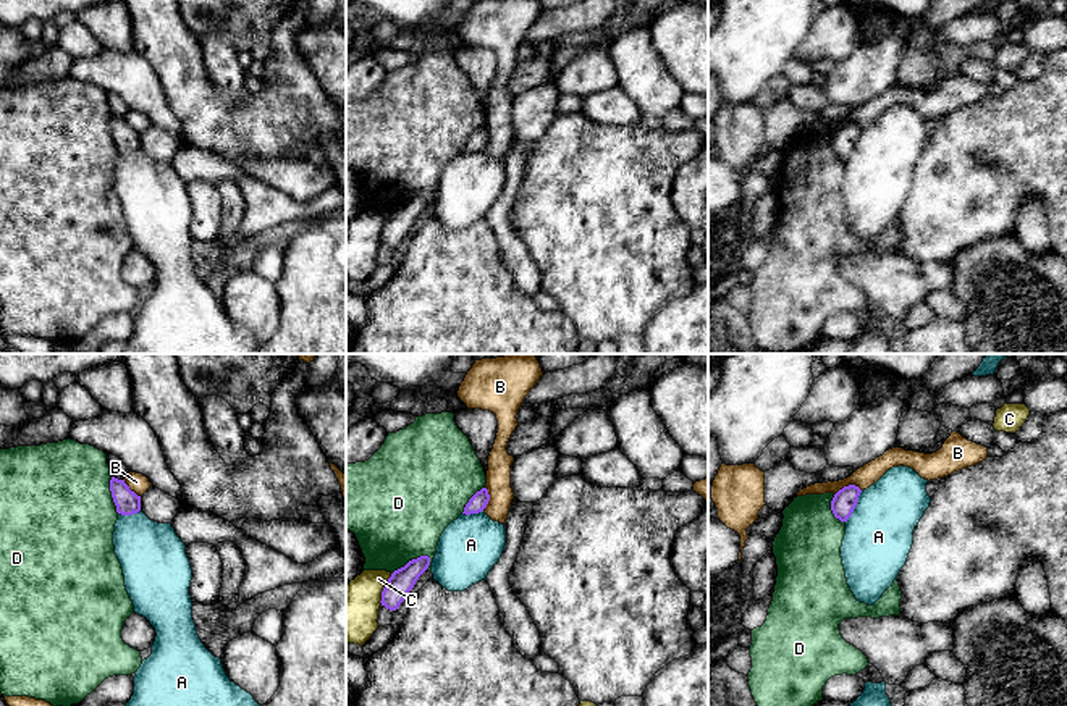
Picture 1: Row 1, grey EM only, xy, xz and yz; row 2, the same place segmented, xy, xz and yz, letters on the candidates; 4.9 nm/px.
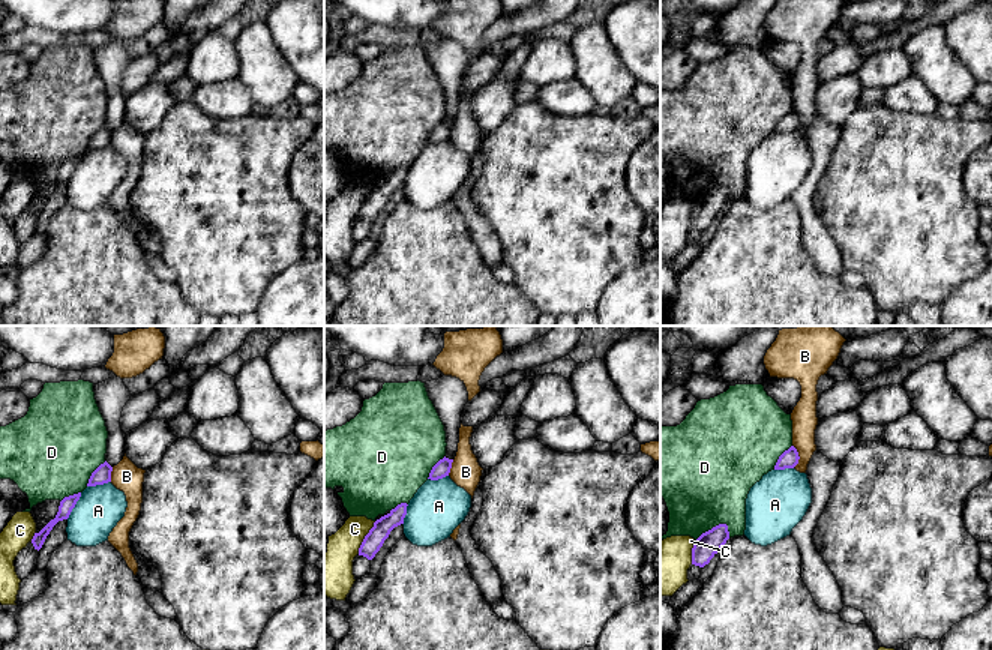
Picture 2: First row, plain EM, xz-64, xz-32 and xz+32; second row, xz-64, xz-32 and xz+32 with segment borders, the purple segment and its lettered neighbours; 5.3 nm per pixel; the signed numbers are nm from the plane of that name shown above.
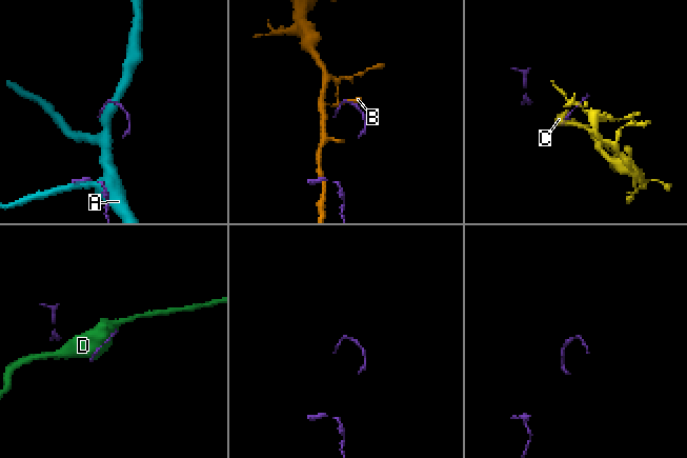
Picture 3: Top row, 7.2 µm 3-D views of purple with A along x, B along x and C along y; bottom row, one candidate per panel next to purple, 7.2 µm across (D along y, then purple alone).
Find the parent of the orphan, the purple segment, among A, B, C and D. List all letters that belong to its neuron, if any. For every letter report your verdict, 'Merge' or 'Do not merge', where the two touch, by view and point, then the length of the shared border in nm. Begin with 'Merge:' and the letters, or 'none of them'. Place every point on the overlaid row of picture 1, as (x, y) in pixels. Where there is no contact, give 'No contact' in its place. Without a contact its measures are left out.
Merge: A
A: Merge. Touches purple at yz (854, 508). Shared border 180 nm
B: Do not merge. Touches purple at yz (849, 485). Shared border 150 nm
C: Do not merge. Touches purple at xz (383, 590). Shared border 170 nm
D: Do not merge. Touches purple at xz (413, 559). Shared border 220 nm

